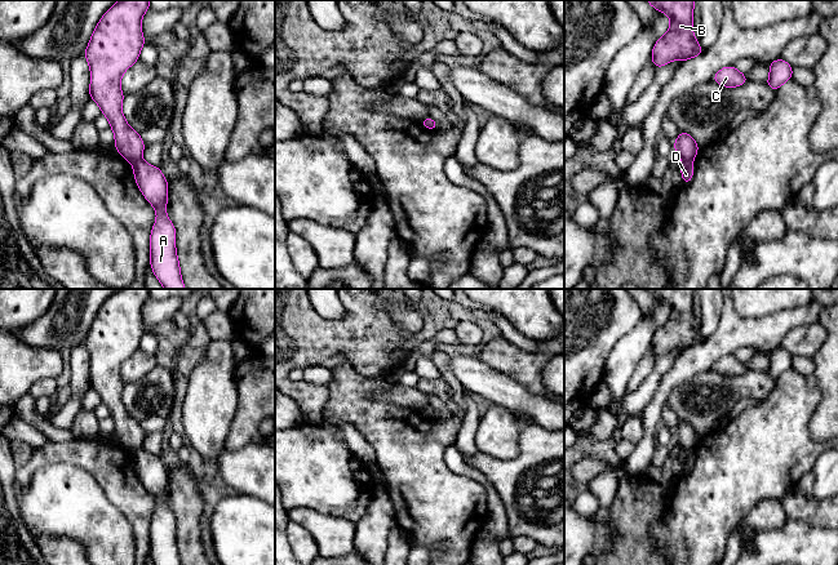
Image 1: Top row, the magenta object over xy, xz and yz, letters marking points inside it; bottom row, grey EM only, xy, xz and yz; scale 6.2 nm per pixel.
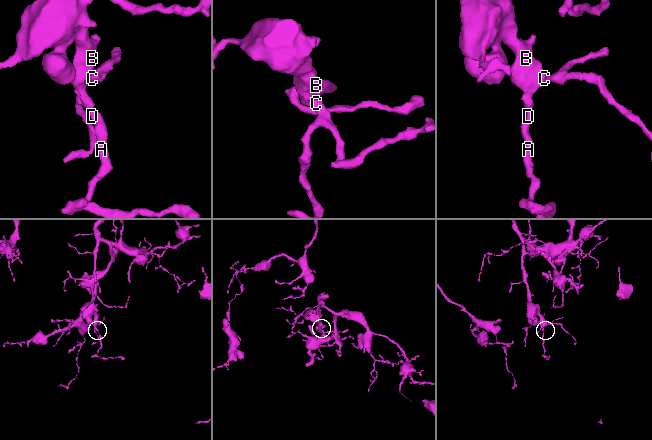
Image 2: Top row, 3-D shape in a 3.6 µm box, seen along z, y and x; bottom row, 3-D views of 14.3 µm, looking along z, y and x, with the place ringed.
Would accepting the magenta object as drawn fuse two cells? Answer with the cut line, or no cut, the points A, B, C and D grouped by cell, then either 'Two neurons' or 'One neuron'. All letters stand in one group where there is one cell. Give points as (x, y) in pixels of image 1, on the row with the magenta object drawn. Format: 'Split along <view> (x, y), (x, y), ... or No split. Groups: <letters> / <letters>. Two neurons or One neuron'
Split along xy (141, 159), (133, 164). Groups: A D / B C. Two neurons

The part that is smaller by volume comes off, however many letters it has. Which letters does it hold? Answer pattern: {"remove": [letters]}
{"remove": ["A", "D"]}

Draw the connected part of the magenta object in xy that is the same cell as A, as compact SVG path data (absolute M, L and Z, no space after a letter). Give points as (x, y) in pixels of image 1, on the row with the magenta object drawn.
M145 161L133 164L137 186L156 210L150 235L150 266L164 289L186 289L176 252L176 228L167 215L168 181L159 166Z

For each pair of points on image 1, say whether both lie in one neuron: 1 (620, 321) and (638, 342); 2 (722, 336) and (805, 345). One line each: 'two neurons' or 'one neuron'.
1: two neurons
2: two neurons

